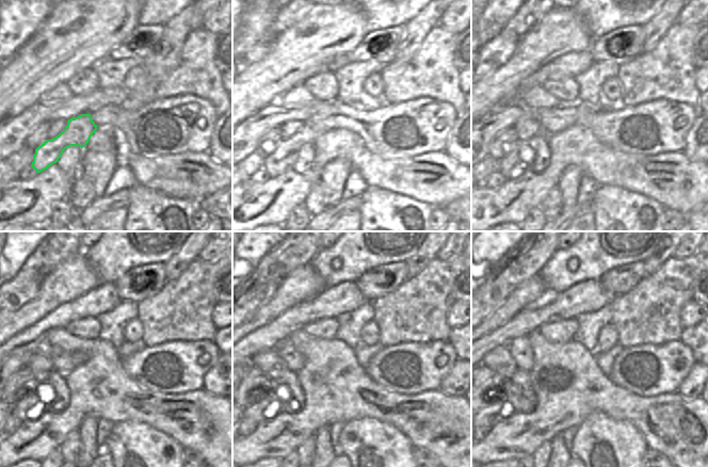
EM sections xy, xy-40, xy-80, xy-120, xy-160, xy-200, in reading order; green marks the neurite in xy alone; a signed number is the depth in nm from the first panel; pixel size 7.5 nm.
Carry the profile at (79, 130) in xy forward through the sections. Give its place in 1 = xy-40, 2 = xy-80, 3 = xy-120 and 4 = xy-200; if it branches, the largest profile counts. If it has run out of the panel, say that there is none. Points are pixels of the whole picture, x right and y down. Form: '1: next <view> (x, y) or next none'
1: next xy-40 (284, 157)
2: next xy-80 (519, 160)
3: next xy-120 (39, 399)
4: next xy-200 (513, 399)

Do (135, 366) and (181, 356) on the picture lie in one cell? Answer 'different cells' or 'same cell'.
same cell

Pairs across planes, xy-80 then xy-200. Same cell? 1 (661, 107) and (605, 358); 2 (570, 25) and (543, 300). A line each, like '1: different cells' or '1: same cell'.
1: different cells
2: different cells

